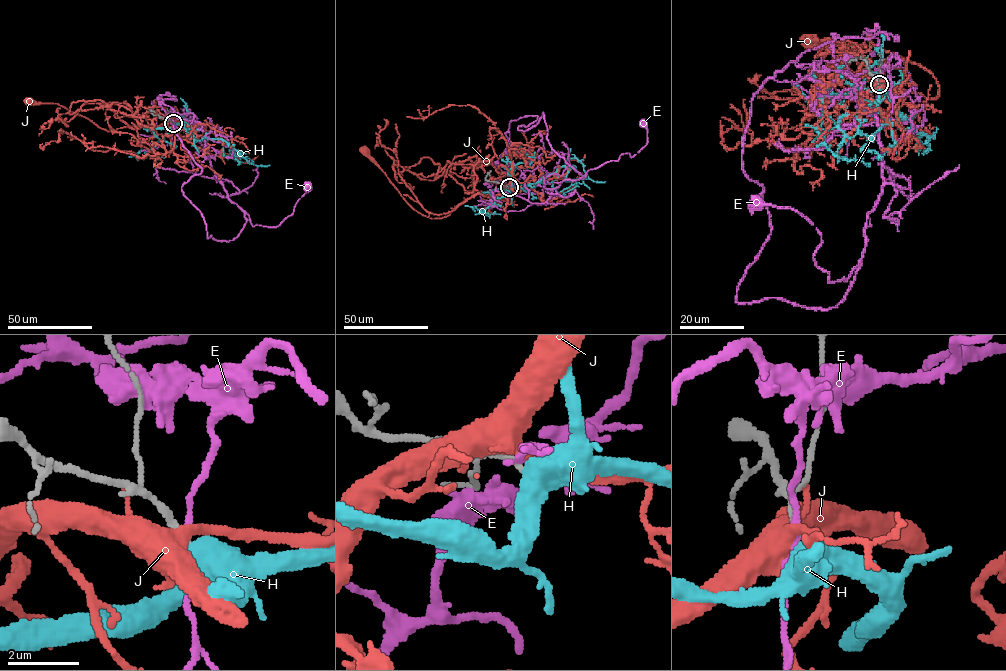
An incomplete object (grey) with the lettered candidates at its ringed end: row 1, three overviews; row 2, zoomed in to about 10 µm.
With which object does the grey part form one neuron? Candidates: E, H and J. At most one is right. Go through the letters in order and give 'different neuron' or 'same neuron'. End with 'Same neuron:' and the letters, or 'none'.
E: different neuron
H: same neuron
J: different neuron
Same neuron: H

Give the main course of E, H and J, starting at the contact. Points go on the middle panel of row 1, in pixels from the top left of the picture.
E: (509, 187), (523, 173), (553, 189), (621, 154), (633, 156), (647, 142), (644, 123)
H: (509, 187), (520, 188), (536, 183), (554, 173), (570, 158), (576, 158), (583, 164), (589, 179), (605, 182)
J: (509, 186), (504, 187), (496, 195), (473, 194), (447, 215), (431, 218), (408, 203), (364, 151)

